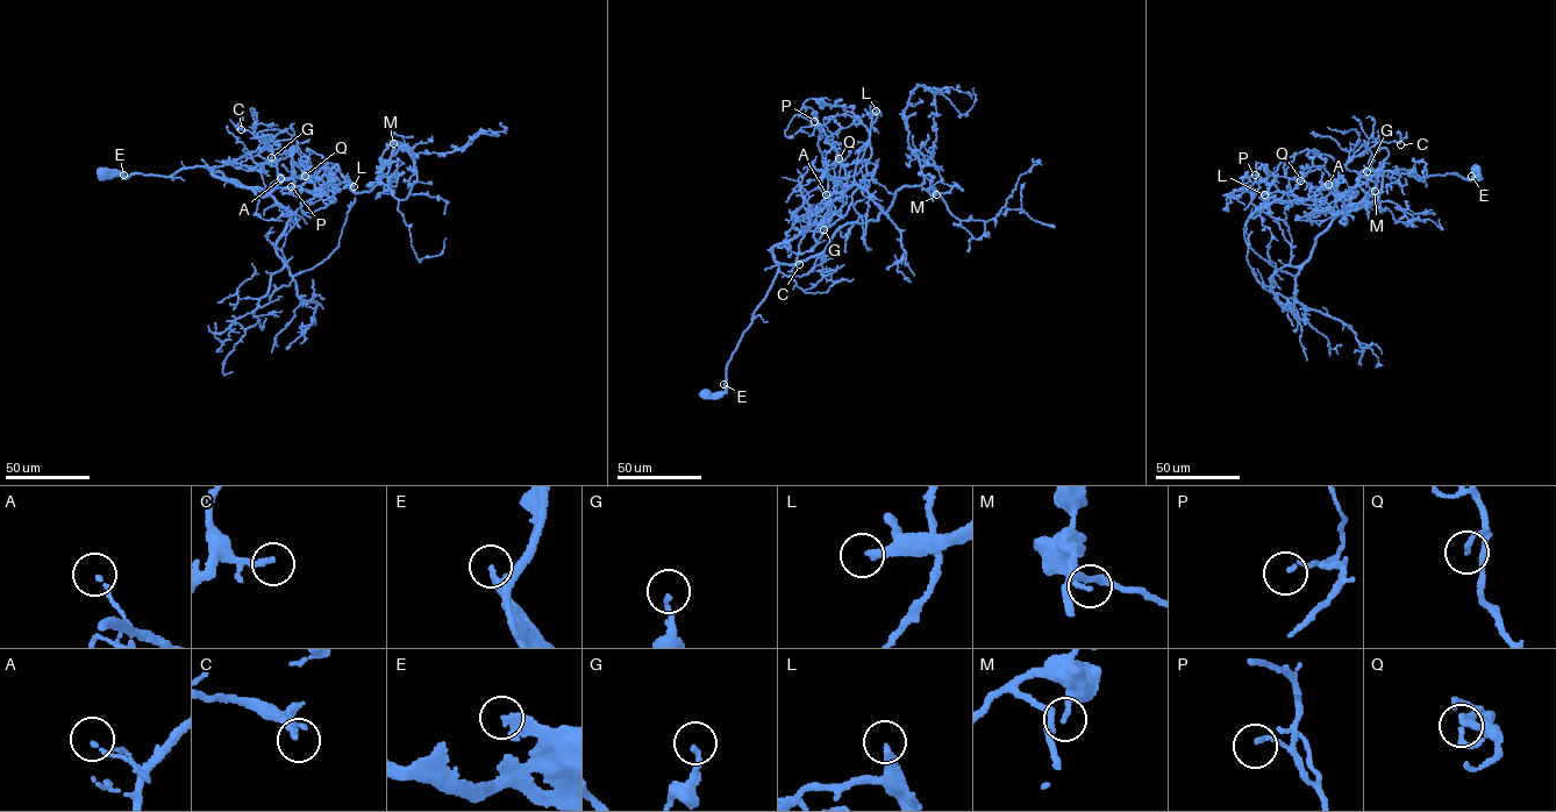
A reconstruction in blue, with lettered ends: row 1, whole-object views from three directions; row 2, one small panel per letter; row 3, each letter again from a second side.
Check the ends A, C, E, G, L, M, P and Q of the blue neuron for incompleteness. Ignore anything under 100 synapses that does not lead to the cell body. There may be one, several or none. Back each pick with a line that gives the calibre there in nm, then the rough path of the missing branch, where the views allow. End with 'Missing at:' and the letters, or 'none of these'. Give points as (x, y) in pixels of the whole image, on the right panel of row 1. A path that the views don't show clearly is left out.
L: Thickness 280 nm. Course of what is missing: (1264, 194), (1248, 197), (1233, 209), (1232, 226), (1247, 251), (1246, 257)
Missing at: L

